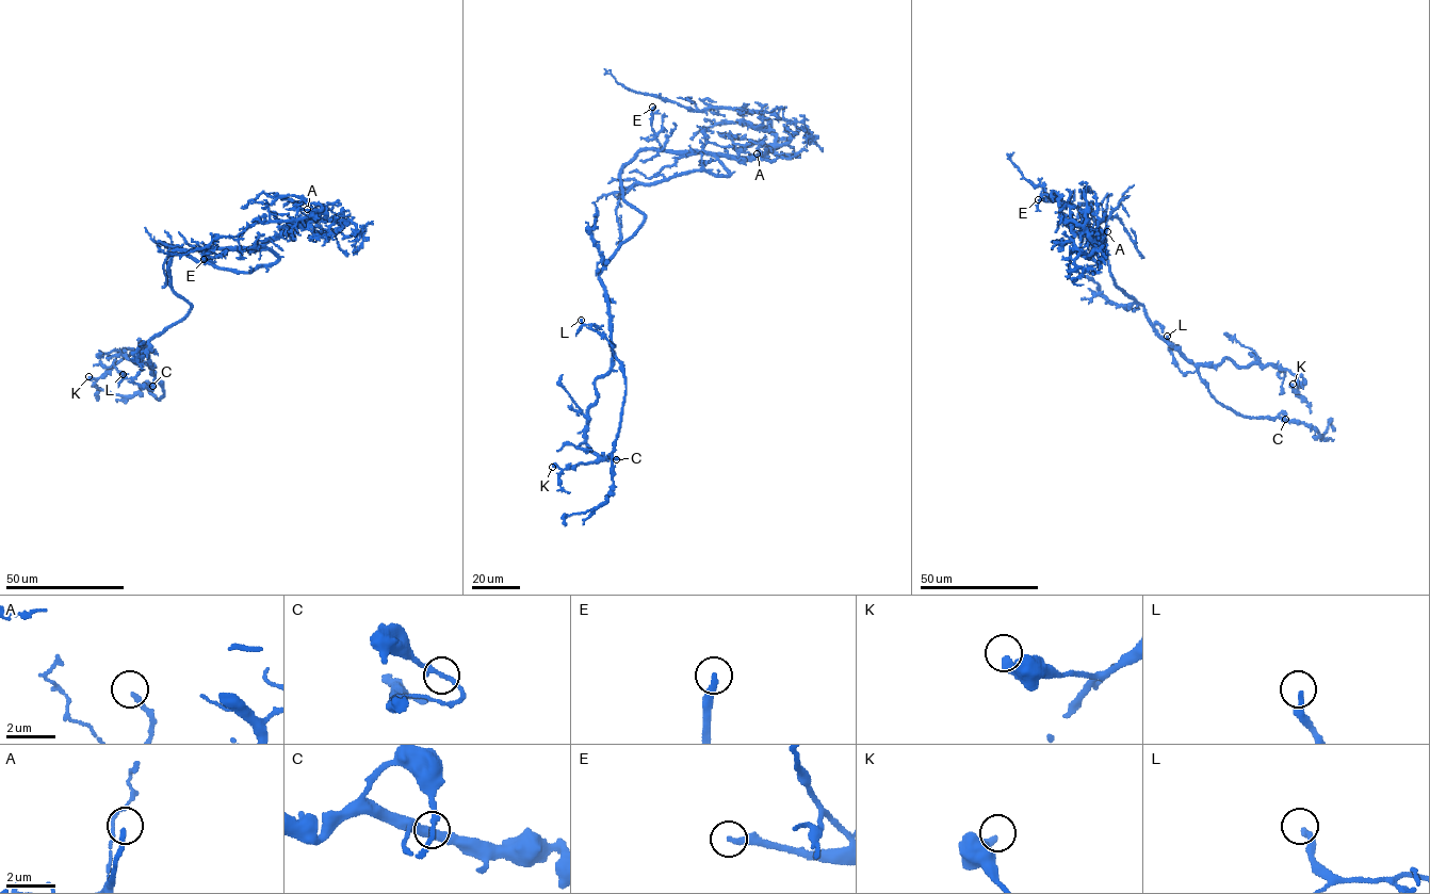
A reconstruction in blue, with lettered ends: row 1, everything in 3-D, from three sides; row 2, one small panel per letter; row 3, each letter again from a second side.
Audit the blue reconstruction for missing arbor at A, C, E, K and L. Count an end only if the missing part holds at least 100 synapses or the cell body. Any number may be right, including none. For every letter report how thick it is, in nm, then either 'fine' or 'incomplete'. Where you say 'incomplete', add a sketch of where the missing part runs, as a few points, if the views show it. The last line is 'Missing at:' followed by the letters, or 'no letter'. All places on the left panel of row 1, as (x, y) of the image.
A: calibre 180 nm; fine
C: calibre 190 nm; fine
E: calibre 240 nm; incomplete; course (204, 259), (201, 274), (183, 312), (158, 345)
K: calibre 380 nm; fine
L: calibre 200 nm; fine
Missing at: E

